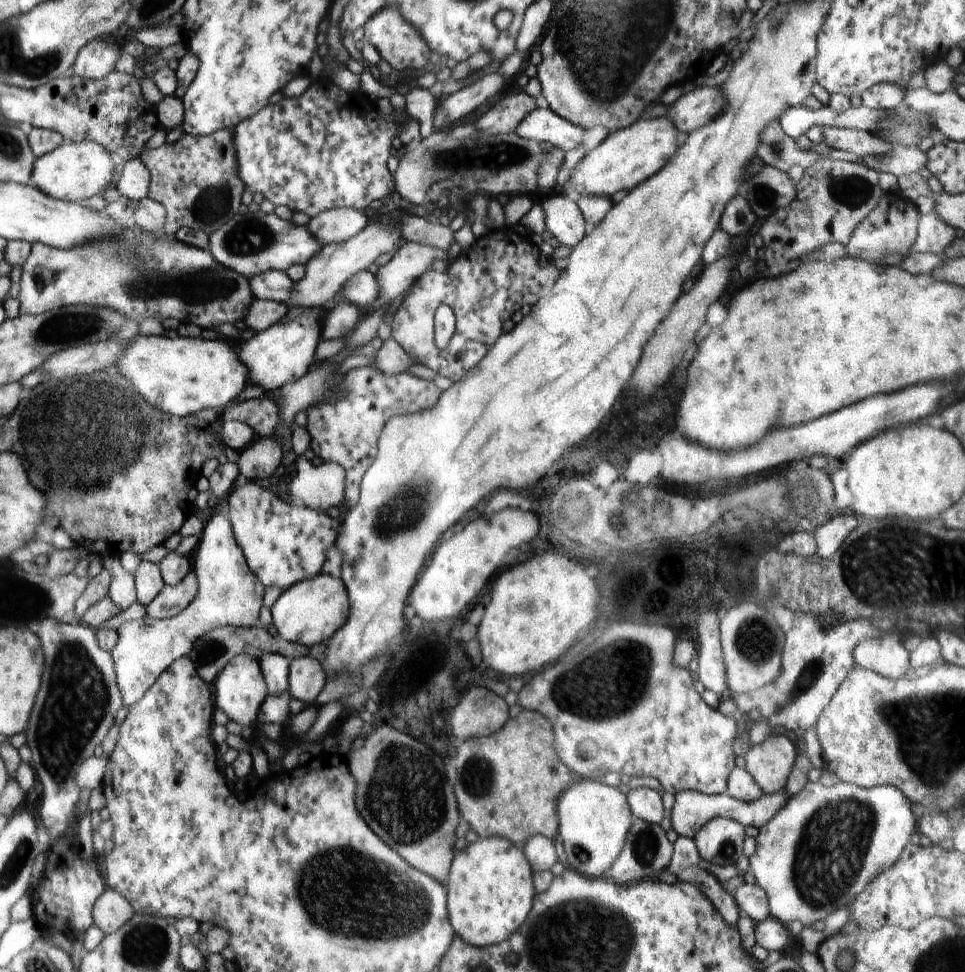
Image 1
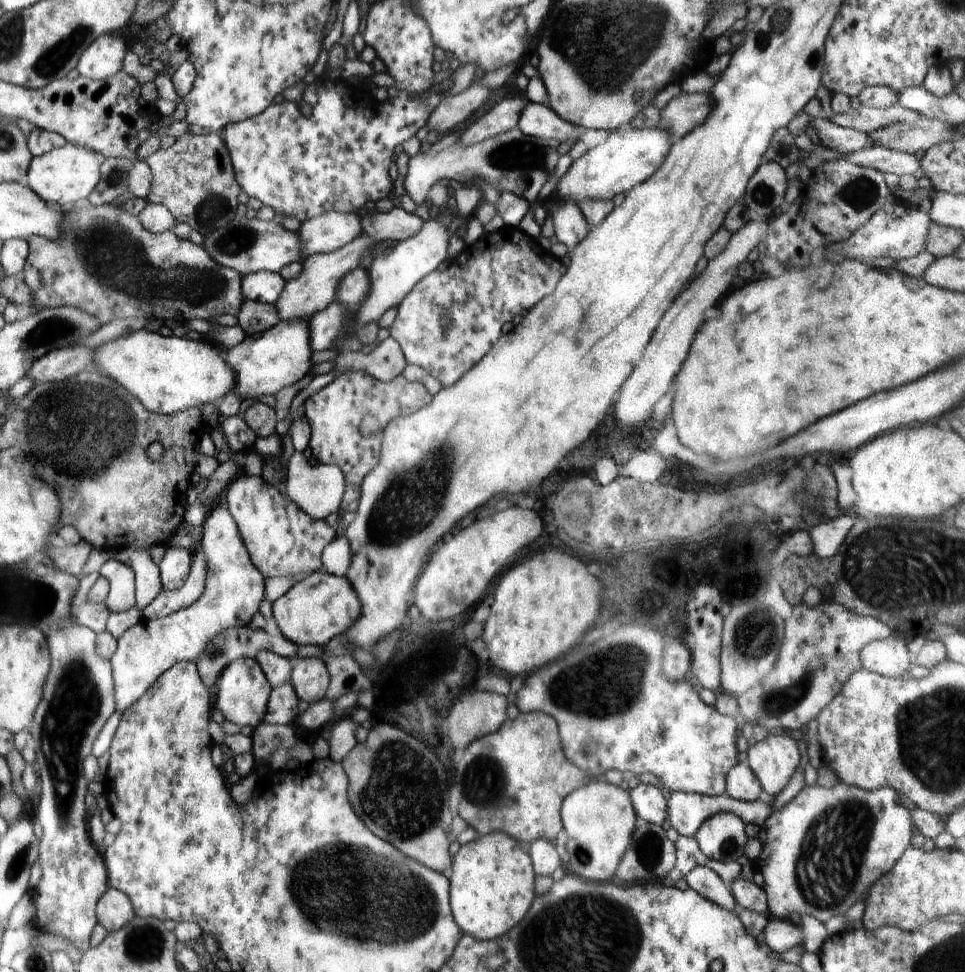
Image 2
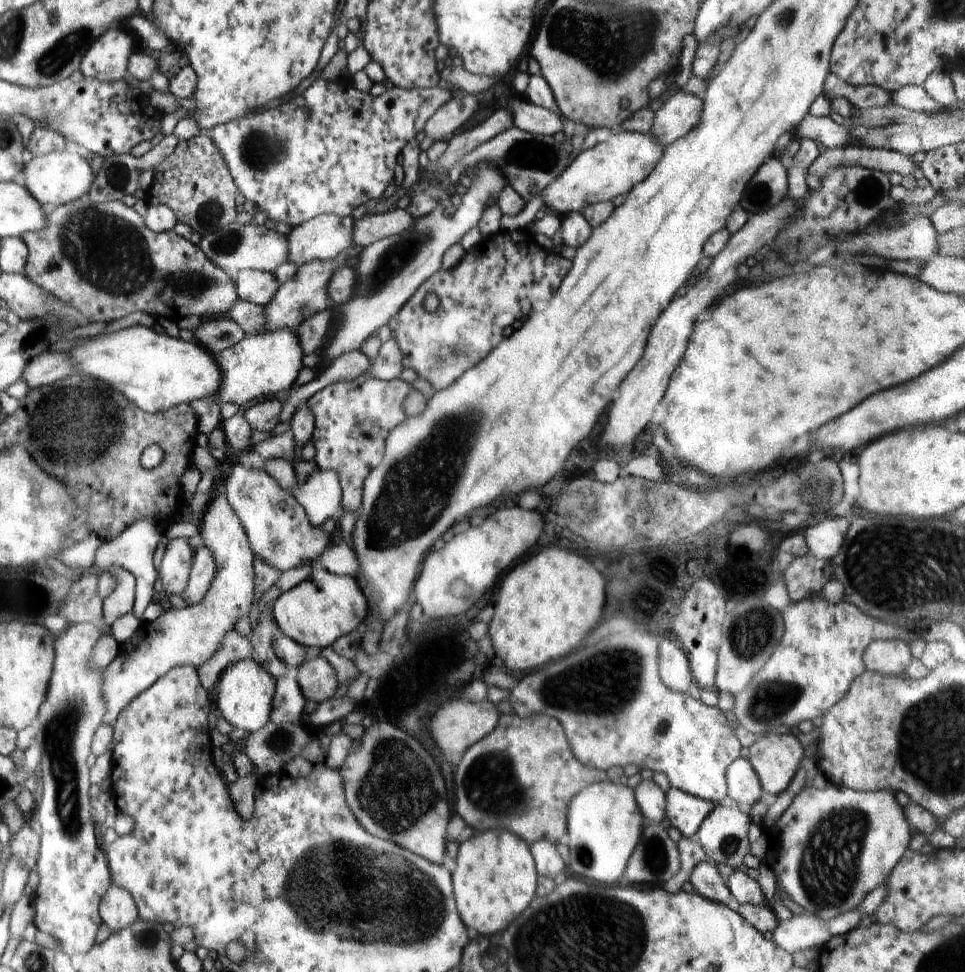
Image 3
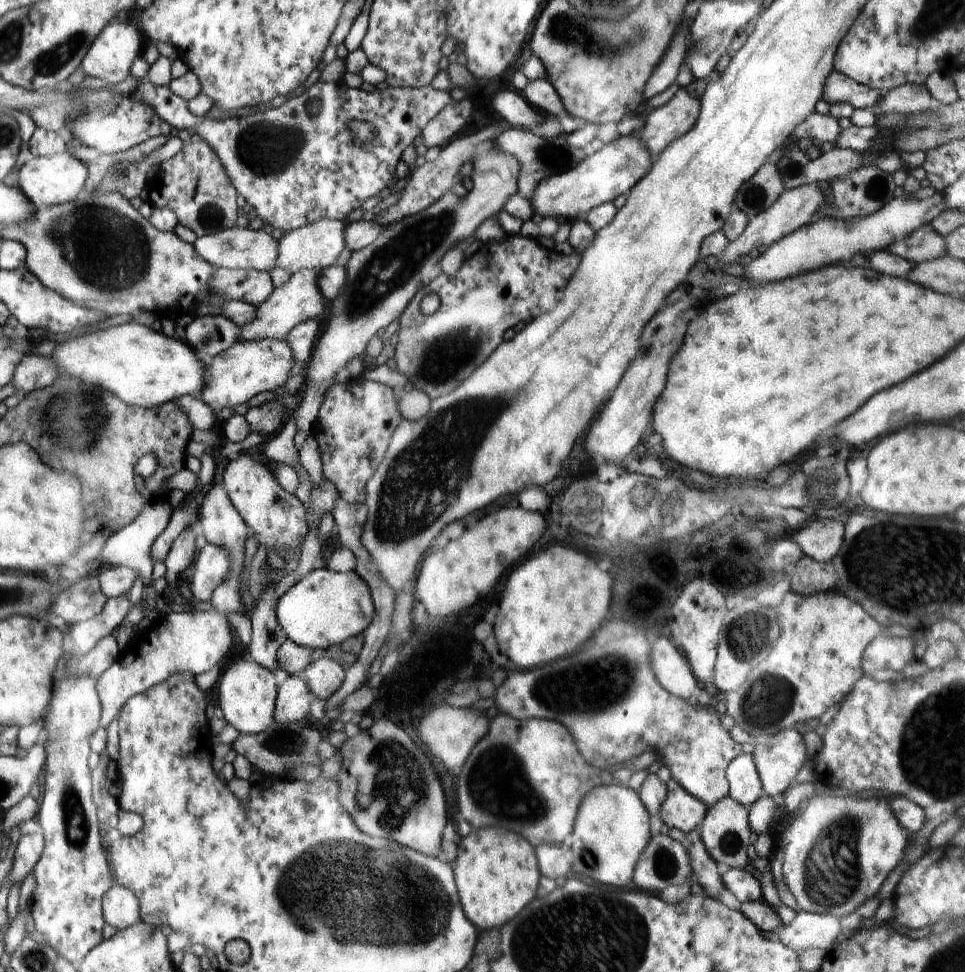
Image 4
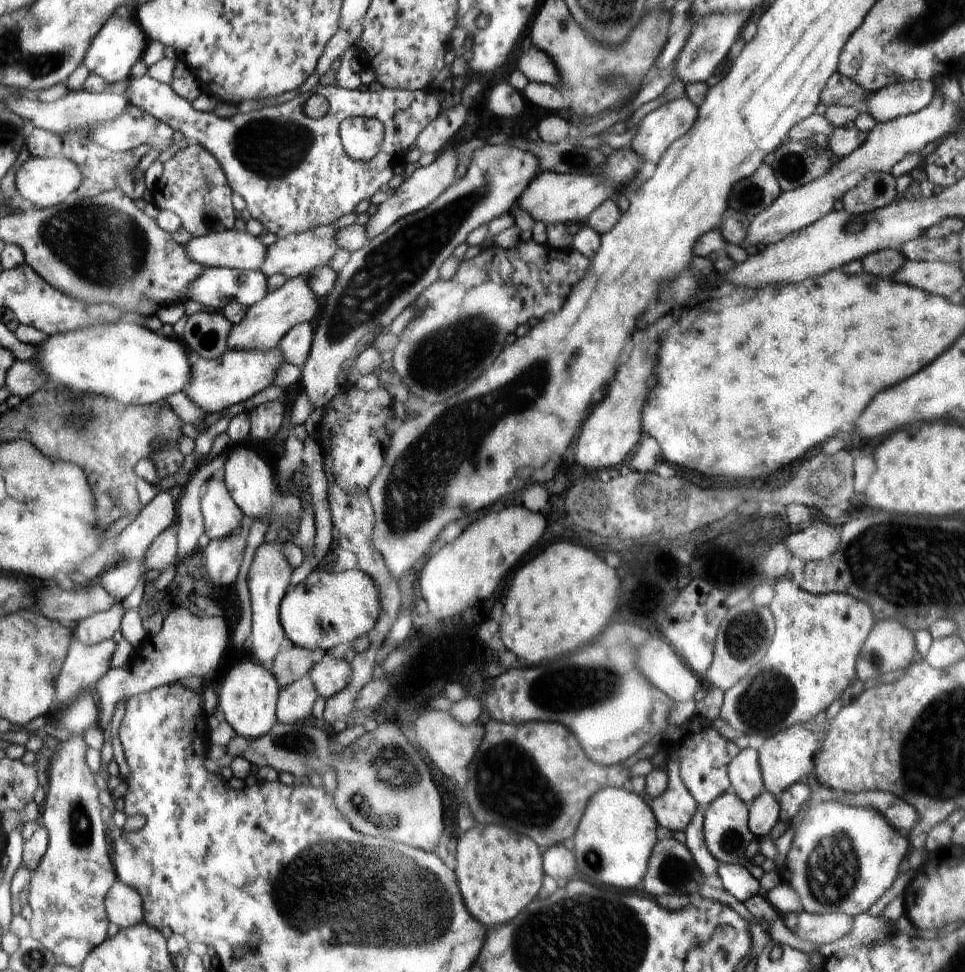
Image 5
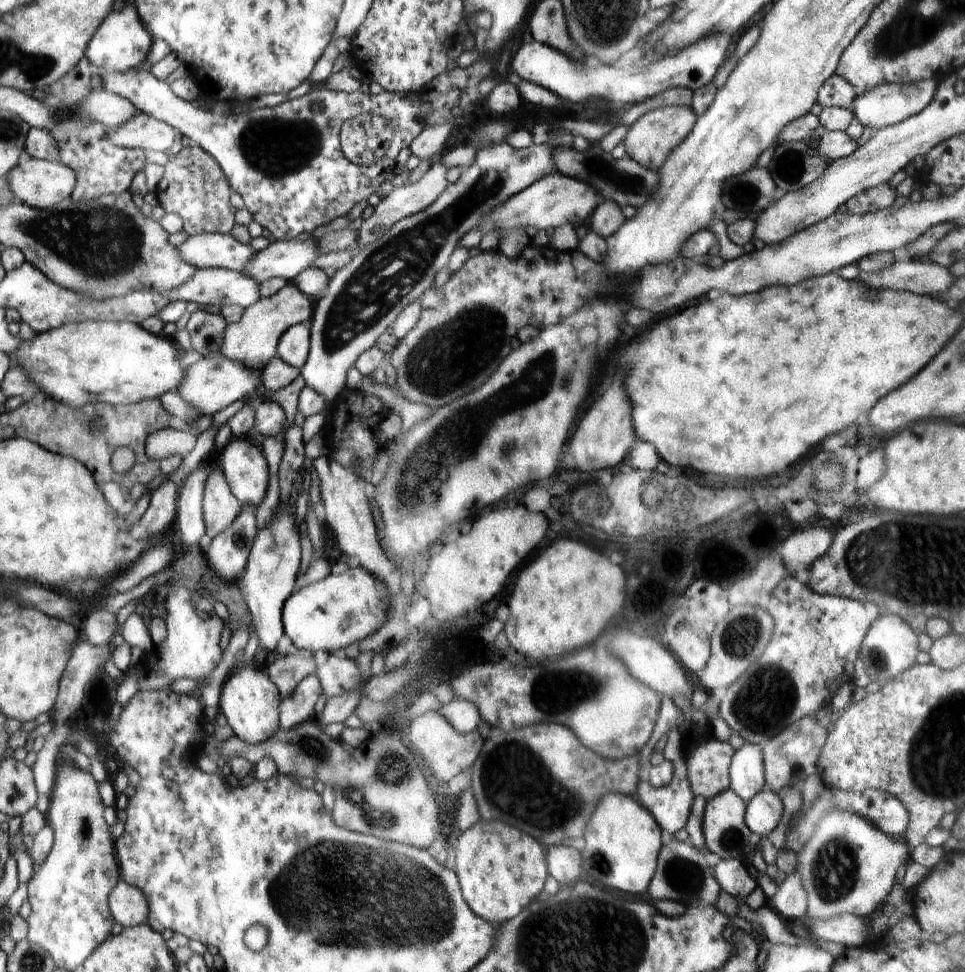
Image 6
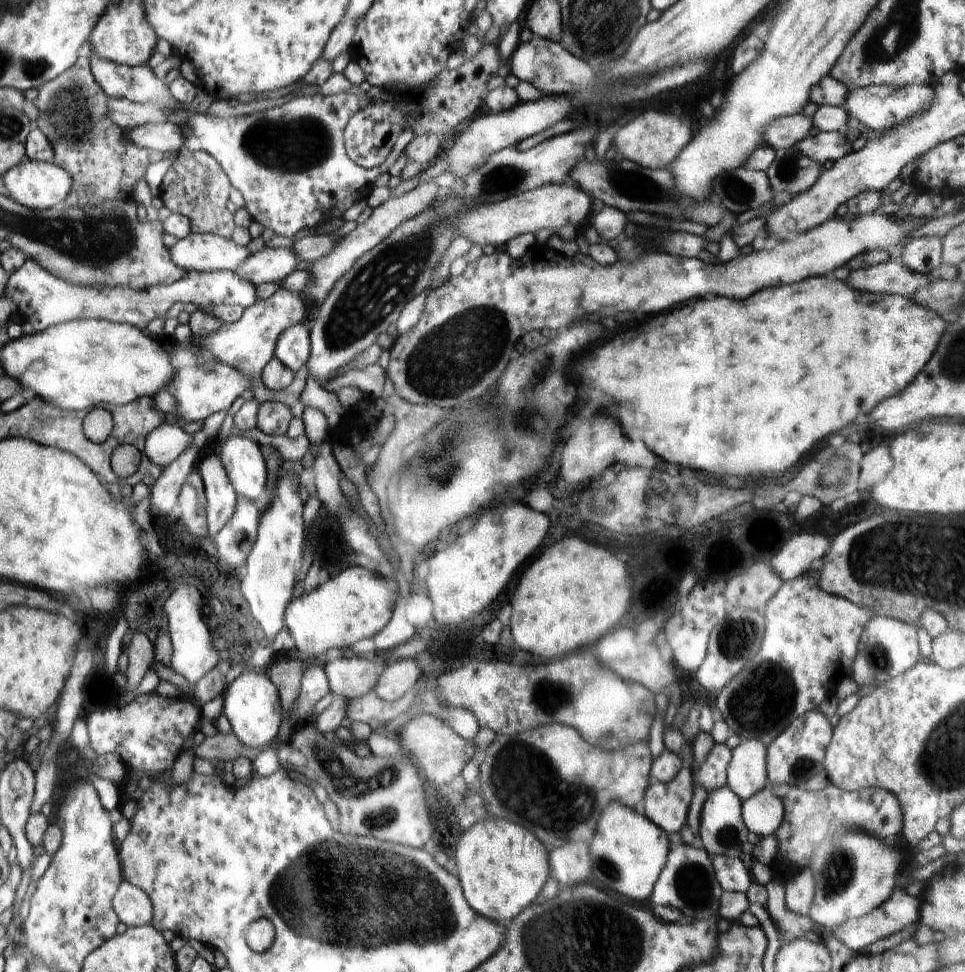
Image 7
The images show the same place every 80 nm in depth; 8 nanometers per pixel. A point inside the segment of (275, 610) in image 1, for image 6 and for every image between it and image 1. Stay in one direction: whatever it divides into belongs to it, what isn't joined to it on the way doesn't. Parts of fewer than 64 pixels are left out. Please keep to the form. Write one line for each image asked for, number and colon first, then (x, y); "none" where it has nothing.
2: (313, 611)
3: (316, 612)
4: (325, 608)
5: (327, 608)
6: (330, 614)

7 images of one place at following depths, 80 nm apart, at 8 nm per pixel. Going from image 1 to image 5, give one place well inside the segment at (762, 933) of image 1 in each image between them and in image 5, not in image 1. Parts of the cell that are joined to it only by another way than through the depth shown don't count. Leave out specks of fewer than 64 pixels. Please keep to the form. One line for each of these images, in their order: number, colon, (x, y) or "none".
2: (781, 935)
3: (803, 931)
4: (807, 930)
5: (823, 929)

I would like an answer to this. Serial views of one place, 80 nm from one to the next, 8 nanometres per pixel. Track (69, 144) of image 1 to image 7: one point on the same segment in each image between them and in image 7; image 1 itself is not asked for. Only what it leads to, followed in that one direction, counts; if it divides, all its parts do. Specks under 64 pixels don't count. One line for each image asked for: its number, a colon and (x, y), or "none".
2: (63, 176)
3: (56, 178)
4: (55, 179)
5: (45, 182)
6: (39, 183)
7: (35, 184)

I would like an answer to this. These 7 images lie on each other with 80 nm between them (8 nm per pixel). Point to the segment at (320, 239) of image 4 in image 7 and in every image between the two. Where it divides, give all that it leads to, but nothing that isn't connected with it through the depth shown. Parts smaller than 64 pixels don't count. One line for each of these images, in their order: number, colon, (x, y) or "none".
5: (294, 255)
6: (285, 259)
7: (269, 265)

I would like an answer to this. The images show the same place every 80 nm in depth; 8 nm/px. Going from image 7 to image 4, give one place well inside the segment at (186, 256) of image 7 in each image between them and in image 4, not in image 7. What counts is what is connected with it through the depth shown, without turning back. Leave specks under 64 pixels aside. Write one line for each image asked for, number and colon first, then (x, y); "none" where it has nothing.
4: (242, 248)
5: (232, 249)
6: (207, 250)

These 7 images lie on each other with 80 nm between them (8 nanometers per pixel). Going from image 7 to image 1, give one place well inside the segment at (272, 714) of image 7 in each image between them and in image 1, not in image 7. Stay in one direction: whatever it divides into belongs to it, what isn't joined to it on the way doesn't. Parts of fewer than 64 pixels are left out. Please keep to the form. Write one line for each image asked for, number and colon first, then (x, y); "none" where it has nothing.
1: (240, 688)
2: (242, 693)
3: (245, 690)
4: (247, 692)
5: (248, 692)
6: (249, 699)

